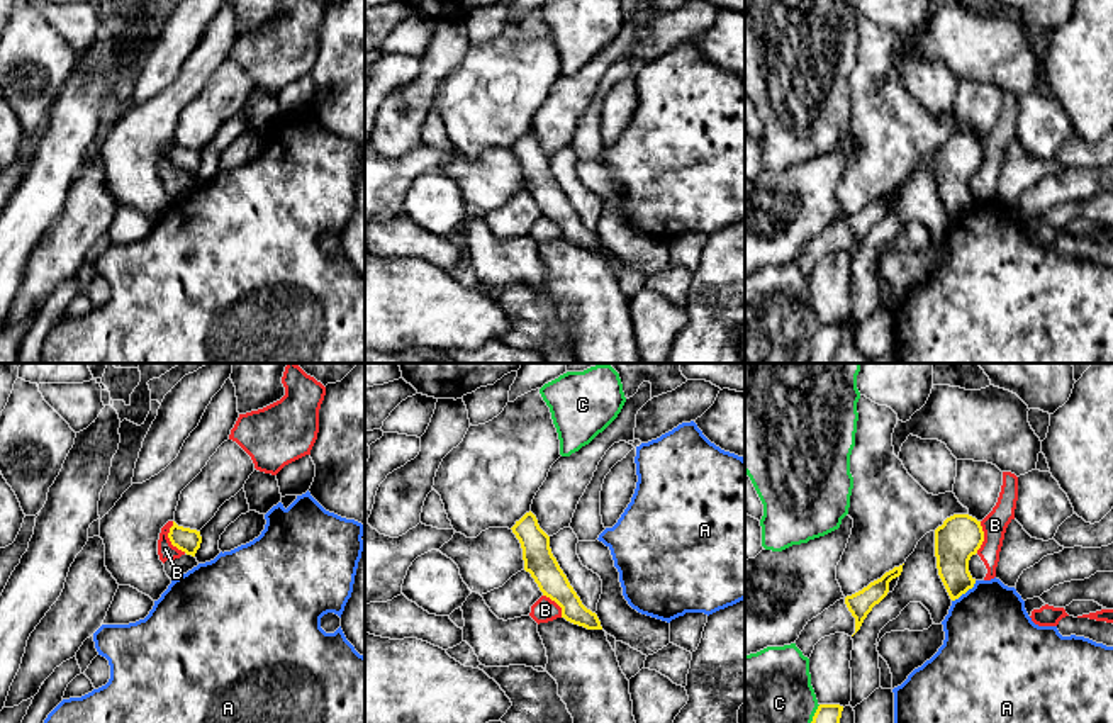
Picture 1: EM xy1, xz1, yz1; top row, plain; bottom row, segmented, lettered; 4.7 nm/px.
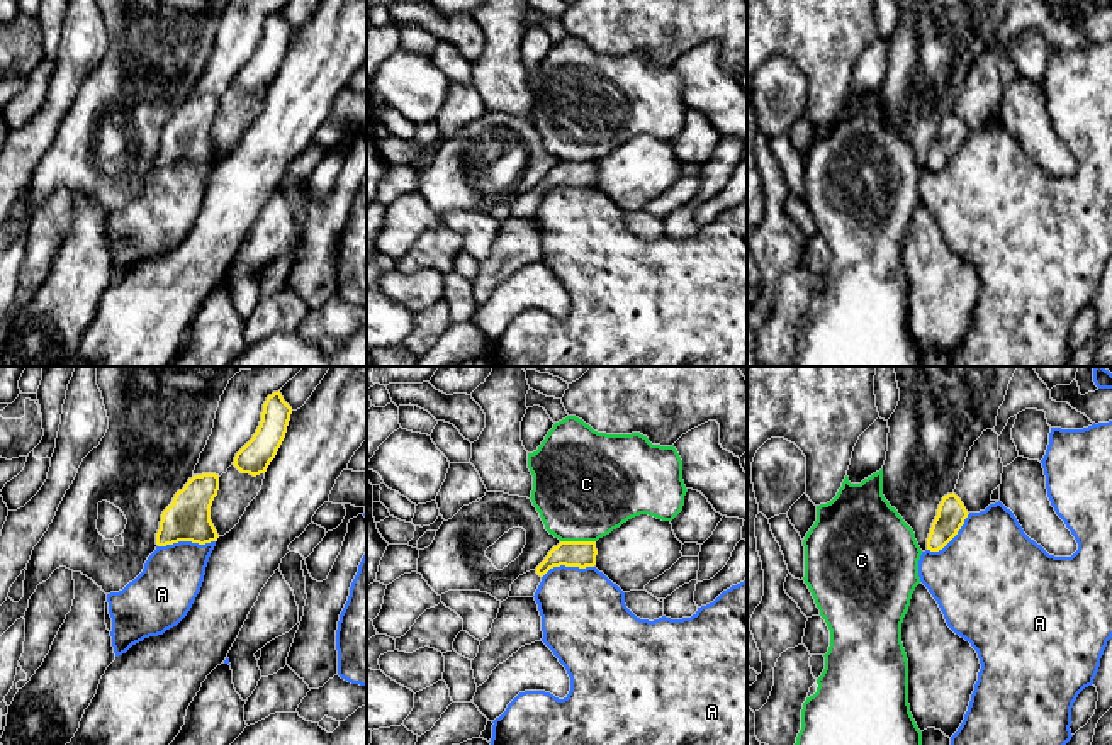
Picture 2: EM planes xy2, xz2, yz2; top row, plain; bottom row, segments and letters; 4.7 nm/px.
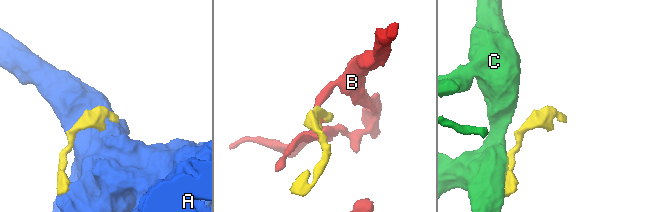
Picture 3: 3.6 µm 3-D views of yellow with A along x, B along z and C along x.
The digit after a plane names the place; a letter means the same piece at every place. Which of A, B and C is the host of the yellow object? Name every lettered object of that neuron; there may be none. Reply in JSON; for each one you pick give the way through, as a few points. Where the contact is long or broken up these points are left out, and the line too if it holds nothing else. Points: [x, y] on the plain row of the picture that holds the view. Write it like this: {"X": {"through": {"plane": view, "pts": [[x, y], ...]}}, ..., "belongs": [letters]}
{"belongs": []}

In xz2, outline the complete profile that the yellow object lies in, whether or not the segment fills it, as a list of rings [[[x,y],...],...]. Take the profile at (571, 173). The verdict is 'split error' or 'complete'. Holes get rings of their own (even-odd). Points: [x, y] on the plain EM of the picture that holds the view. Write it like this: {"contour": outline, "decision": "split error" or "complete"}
{"contour": [[[560,161],[553,166],[545,180],[535,188],[519,195],[509,210],[509,217],[533,217],[542,197],[553,187],[594,187],[596,185],[596,161]]], "decision": "split error"}

